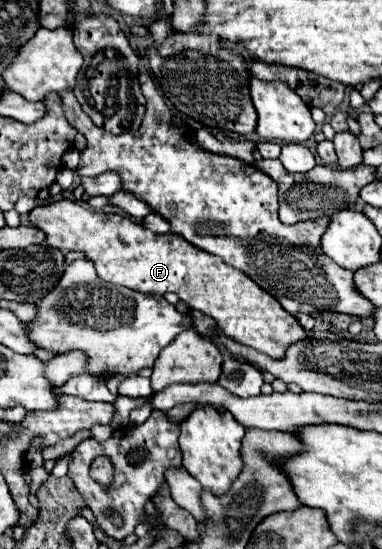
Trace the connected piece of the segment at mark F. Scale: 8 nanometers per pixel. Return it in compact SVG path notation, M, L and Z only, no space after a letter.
M71 199L33 207L29 211L29 221L47 235L49 247L61 249L63 253L85 253L85 257L93 261L97 275L103 281L141 293L175 293L191 309L213 317L223 335L273 359L281 359L285 347L293 341L305 339L305 329L291 313L281 309L273 295L245 277L245 273L239 269L227 267L219 257L189 245L175 233L157 235L129 217L89 211Z

